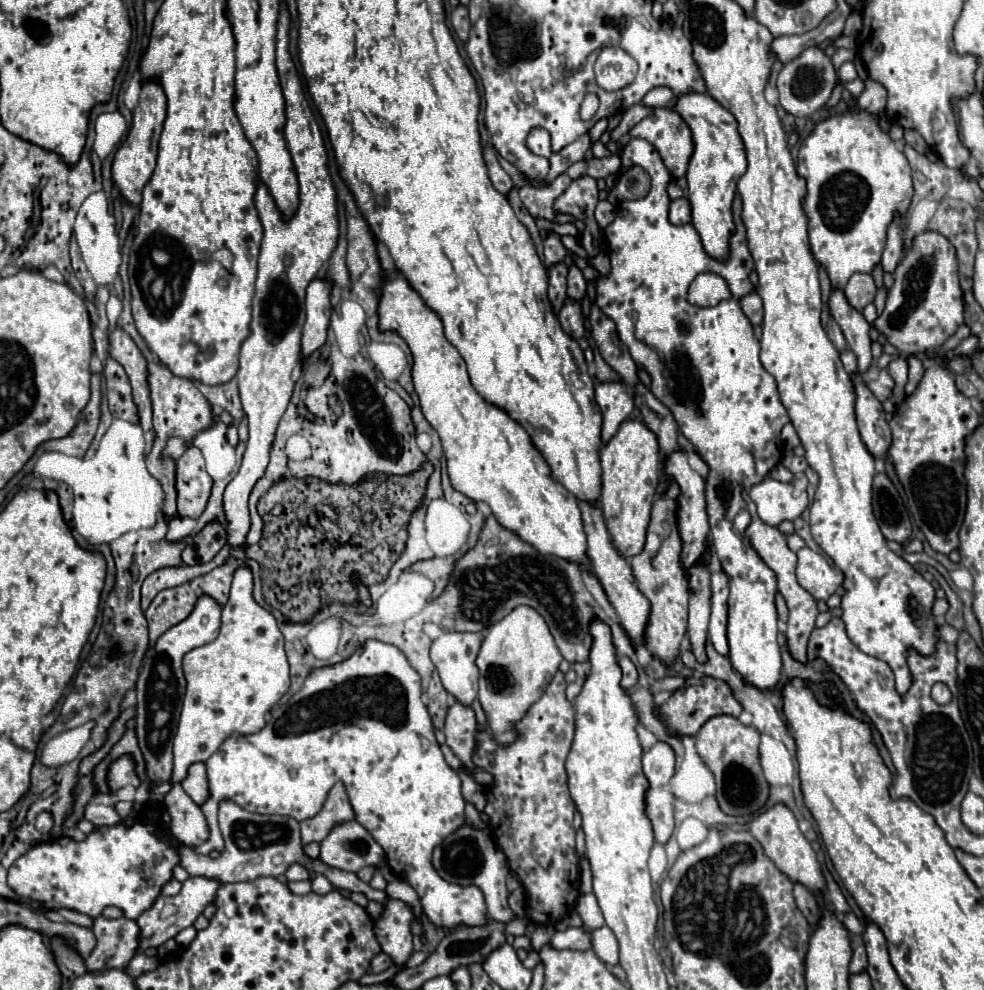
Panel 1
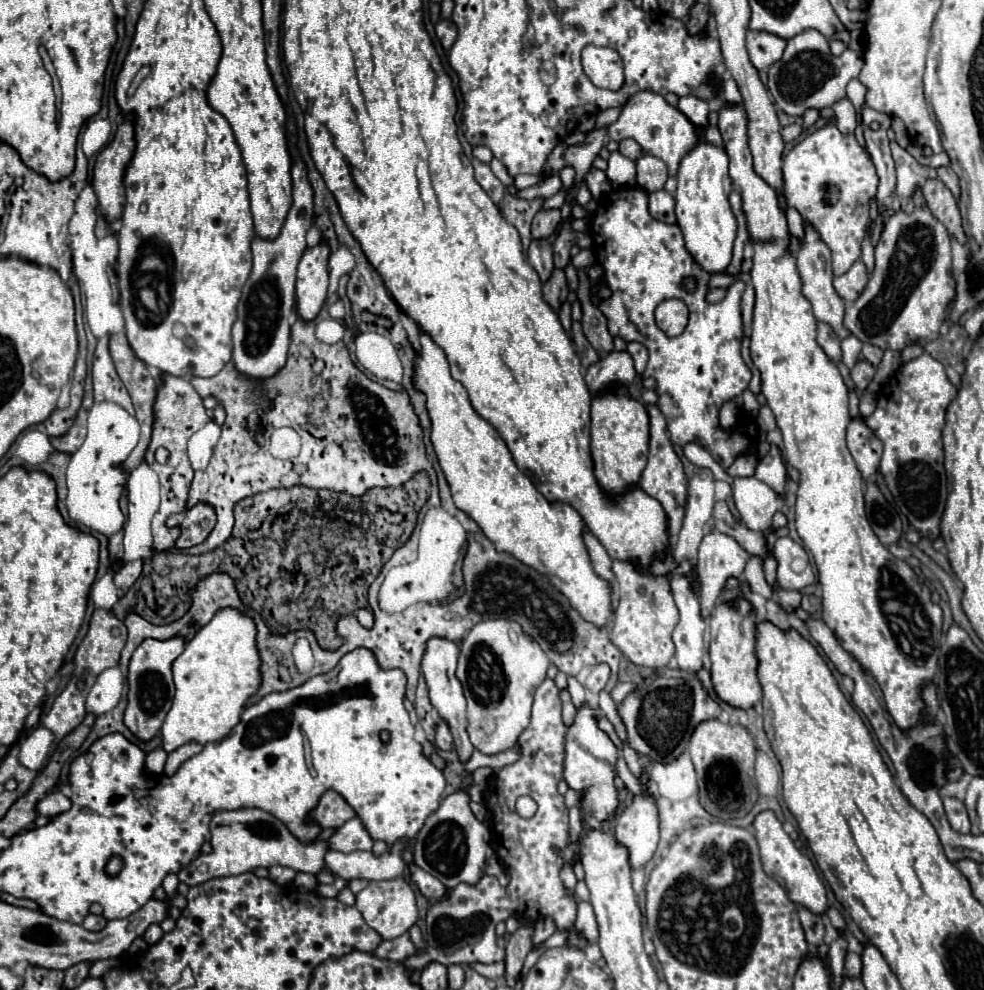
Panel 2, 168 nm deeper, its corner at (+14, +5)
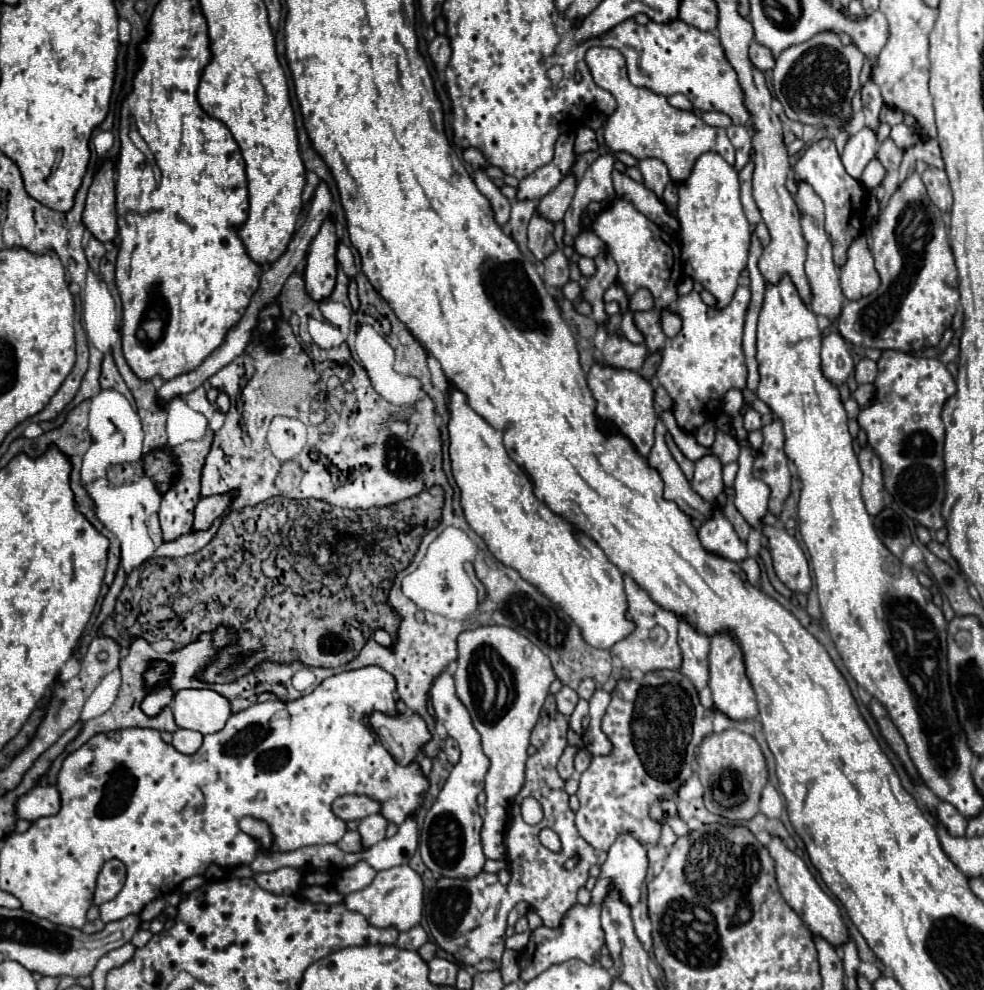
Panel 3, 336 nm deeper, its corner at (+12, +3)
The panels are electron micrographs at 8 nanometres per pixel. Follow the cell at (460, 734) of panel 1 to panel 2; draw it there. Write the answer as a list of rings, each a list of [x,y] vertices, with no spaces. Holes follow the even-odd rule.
[[[445,723],[437,725],[437,735],[435,735],[435,747],[441,751],[451,751],[453,749],[453,737],[451,731]]]

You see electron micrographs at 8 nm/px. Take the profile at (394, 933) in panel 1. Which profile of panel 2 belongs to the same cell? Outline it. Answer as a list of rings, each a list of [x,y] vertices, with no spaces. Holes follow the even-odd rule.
[[[395,877],[389,881],[369,881],[369,885],[355,895],[355,907],[361,911],[365,923],[383,939],[395,939],[407,933],[409,927],[417,921],[415,891],[403,877]]]

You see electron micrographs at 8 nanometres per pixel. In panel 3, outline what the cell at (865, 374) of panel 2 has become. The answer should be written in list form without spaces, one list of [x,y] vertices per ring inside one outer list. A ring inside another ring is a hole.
[[[861,359],[855,367],[855,379],[857,383],[873,383],[877,377],[877,363],[871,359]]]

